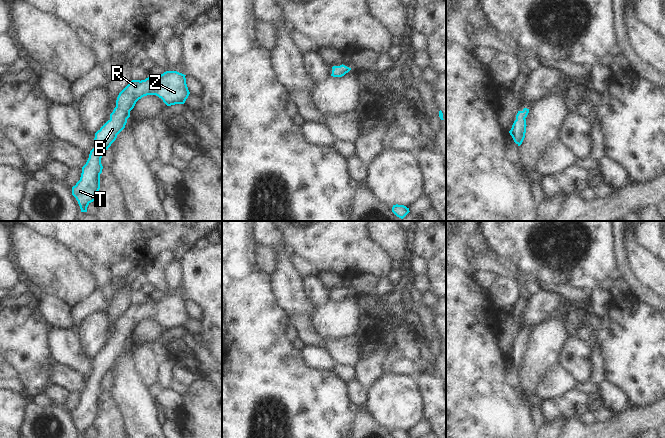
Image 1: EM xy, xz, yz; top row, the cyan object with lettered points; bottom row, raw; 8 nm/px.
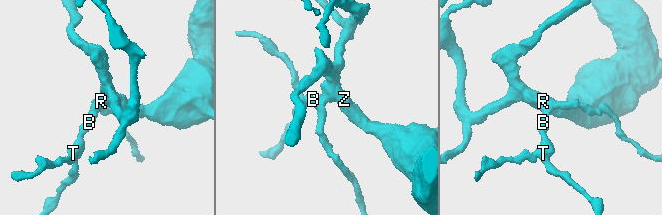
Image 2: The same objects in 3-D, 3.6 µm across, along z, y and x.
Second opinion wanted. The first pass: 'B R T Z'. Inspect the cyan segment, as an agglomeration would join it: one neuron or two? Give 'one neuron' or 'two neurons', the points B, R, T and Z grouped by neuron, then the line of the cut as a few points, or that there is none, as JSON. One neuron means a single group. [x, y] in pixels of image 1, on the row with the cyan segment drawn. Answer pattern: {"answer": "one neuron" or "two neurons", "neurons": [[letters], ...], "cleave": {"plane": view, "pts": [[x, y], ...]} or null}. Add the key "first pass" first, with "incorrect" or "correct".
{"first pass": "correct", "answer": "one neuron", "neurons": [["B", "R", "T", "Z"]], "cleave": null}

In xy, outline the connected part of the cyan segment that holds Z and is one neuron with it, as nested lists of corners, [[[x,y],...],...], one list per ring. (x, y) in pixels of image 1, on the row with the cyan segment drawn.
[[[166,71],[158,77],[150,75],[145,80],[132,80],[119,93],[110,119],[95,133],[94,148],[82,167],[80,180],[72,187],[72,195],[78,201],[81,212],[87,212],[88,205],[96,200],[103,169],[102,155],[125,128],[136,102],[144,96],[156,95],[167,106],[184,104],[190,94],[185,76],[177,71]]]

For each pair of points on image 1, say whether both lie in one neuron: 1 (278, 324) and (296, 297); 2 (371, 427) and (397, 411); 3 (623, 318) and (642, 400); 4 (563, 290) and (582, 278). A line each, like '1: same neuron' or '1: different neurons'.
1: different neurons
2: different neurons
3: same neuron
4: different neurons

